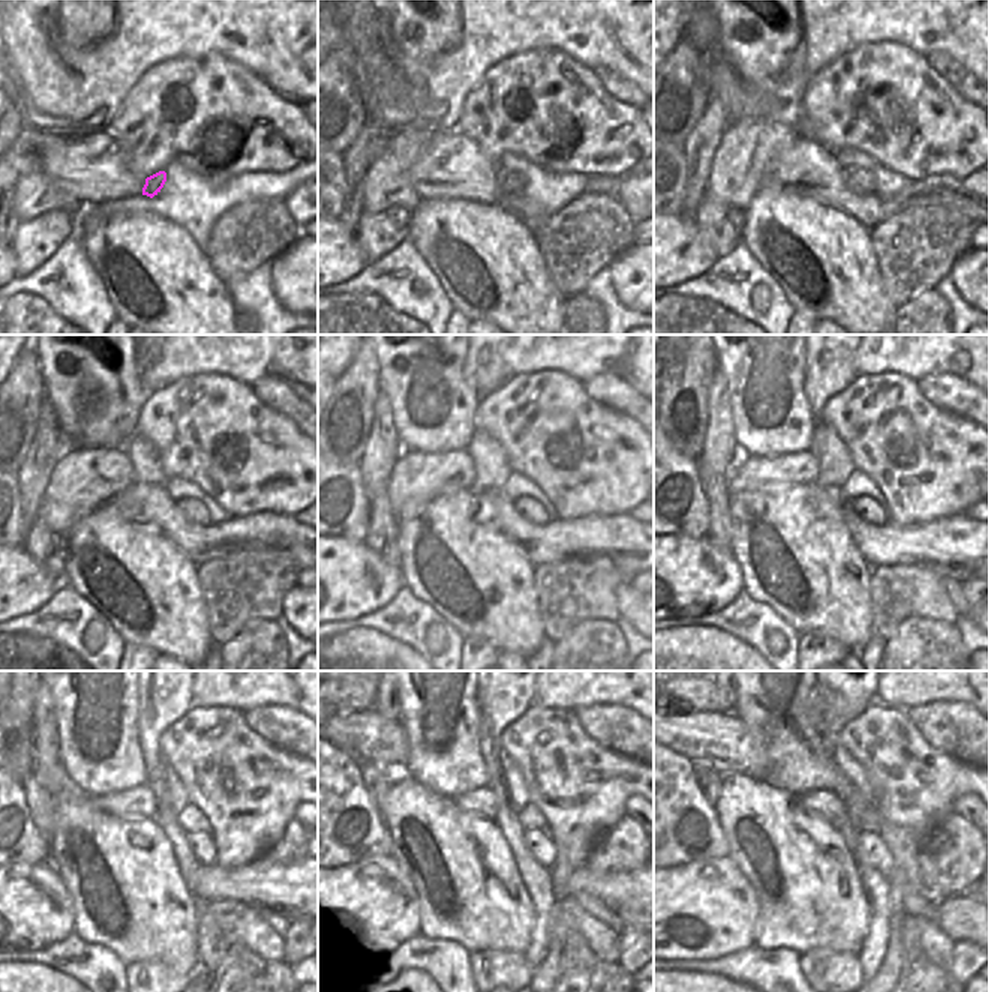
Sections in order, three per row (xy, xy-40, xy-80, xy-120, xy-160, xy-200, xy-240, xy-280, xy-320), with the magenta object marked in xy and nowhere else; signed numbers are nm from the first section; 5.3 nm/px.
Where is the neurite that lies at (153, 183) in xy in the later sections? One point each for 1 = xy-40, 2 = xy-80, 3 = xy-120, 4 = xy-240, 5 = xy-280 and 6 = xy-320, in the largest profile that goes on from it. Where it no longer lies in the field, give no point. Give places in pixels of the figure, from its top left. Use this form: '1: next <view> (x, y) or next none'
1: next xy-40 (510, 183)
2: next xy-80 (861, 180)
3: next xy-120 (195, 511)
4: next xy-240 (201, 844)
5: next xy-280 (540, 845)
6: next xy-320 (870, 850)

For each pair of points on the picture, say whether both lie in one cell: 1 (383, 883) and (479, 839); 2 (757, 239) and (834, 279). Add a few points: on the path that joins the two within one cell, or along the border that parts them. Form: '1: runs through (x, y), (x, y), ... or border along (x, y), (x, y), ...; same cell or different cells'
1: border along (392, 854), (414, 890), (417, 907); different cells
2: runs through (778, 225), (799, 236), (822, 258); same cell

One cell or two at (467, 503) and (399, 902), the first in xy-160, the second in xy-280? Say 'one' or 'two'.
two

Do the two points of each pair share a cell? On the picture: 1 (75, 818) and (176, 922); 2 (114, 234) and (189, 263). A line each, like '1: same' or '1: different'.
1: same
2: same

